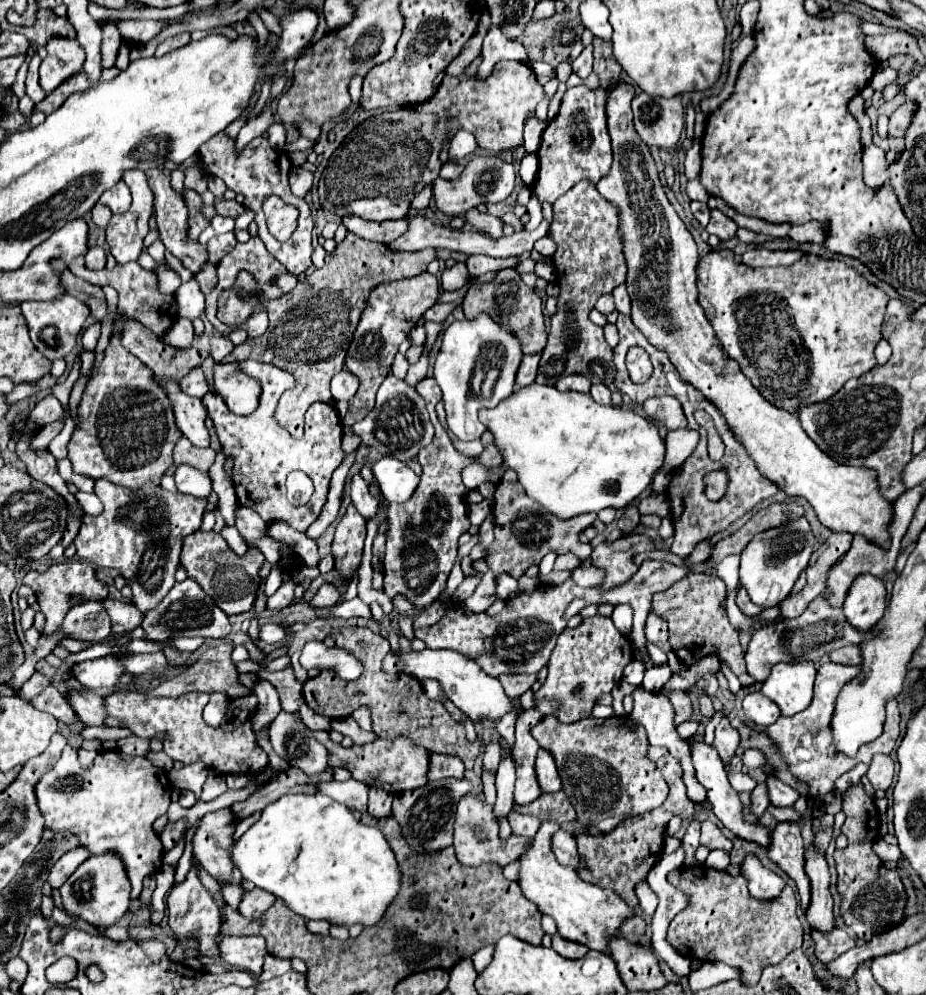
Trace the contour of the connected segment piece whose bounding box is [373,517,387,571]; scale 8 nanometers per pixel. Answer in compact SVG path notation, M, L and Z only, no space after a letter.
M387 517L383 519L383 523L379 527L379 535L373 541L373 569L375 571L381 571L381 561L385 555L385 535L383 535L385 529L387 529Z

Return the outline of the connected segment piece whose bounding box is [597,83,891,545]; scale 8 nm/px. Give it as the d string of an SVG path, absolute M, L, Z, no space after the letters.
M615 83L607 89L605 111L613 143L613 165L609 175L597 183L597 191L619 209L619 235L627 259L627 285L633 303L631 311L633 323L643 331L643 335L651 341L651 345L669 353L669 359L673 361L681 379L691 383L697 391L705 395L705 399L709 399L721 411L721 415L727 421L727 427L733 431L735 439L745 447L745 451L749 451L749 457L757 463L761 475L771 479L787 495L807 499L809 505L815 509L819 521L831 531L847 531L851 535L859 533L879 545L889 543L887 523L891 519L891 503L883 499L883 495L879 493L875 471L863 467L849 467L833 461L809 439L809 435L805 435L797 415L765 401L763 395L757 393L751 381L741 373L739 365L735 361L729 361L727 353L721 349L711 323L707 321L703 309L697 305L697 287L695 287L697 279L695 265L699 261L697 245L663 191L649 145L645 145L645 141L637 135L633 127L633 113L631 113L633 97L635 97L633 85Z

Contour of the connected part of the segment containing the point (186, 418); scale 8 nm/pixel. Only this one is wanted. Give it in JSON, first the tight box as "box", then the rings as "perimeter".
{"box":[159,379,209,447],"perimeter":[[[159,379],[161,389],[173,403],[173,413],[177,427],[181,433],[195,445],[195,447],[209,447],[209,431],[205,429],[205,417],[207,411],[201,403],[201,399],[193,399],[185,395],[175,379]]]}

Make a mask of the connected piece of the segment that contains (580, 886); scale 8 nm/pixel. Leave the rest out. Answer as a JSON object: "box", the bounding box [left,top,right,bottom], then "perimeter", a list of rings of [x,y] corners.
{"box":[517,821,635,951],"perimeter":[[[553,821],[541,823],[535,839],[527,845],[525,853],[517,859],[519,863],[519,887],[521,893],[537,905],[541,915],[549,915],[555,919],[559,935],[569,941],[577,941],[587,945],[589,949],[607,951],[607,937],[617,935],[623,919],[631,917],[635,909],[627,907],[627,903],[613,893],[611,889],[603,889],[599,885],[585,883],[571,867],[563,867],[557,863],[551,851],[551,835],[559,831],[559,825]]]}

